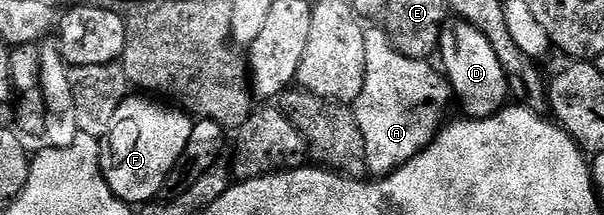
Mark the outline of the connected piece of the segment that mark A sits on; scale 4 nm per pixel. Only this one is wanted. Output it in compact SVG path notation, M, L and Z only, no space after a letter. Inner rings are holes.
M371 26L366 27L363 32L365 38L365 60L366 60L366 72L365 72L365 84L362 85L361 95L357 98L355 103L352 103L351 109L354 112L354 118L357 120L357 126L361 130L362 142L365 144L365 160L367 171L370 175L374 177L383 177L387 174L391 174L396 170L397 167L408 165L413 158L431 143L432 139L438 134L441 121L441 106L450 104L453 91L450 87L450 82L447 81L446 77L435 67L431 66L431 62L423 59L421 61L413 60L411 57L407 56L406 53L396 51L398 50L392 43L389 42L387 38L387 33L382 30L382 27Z

